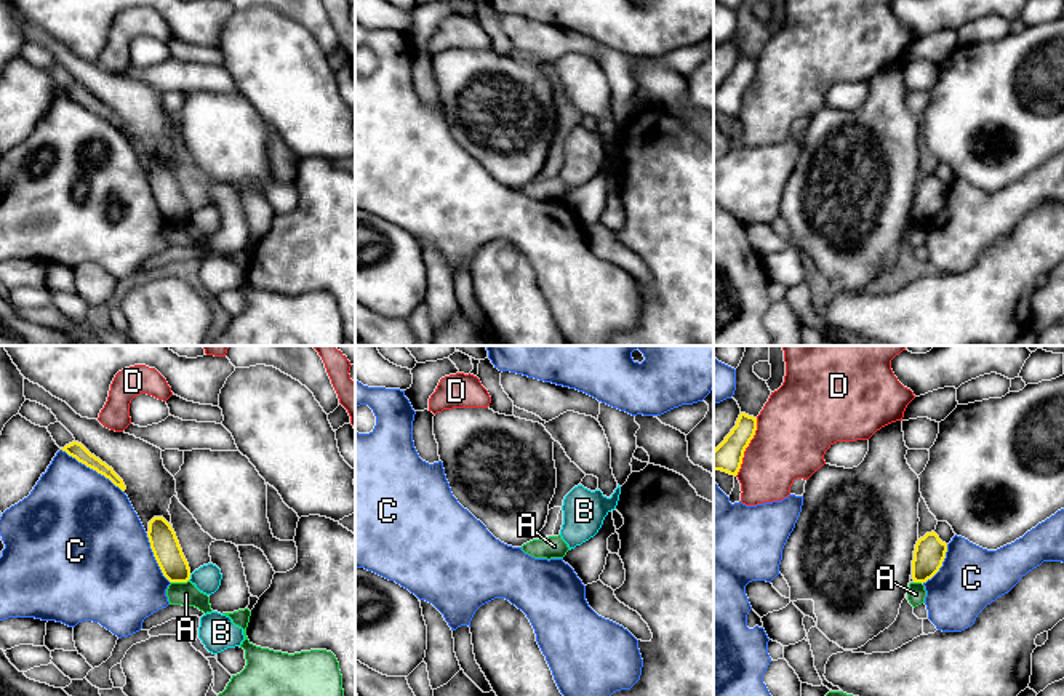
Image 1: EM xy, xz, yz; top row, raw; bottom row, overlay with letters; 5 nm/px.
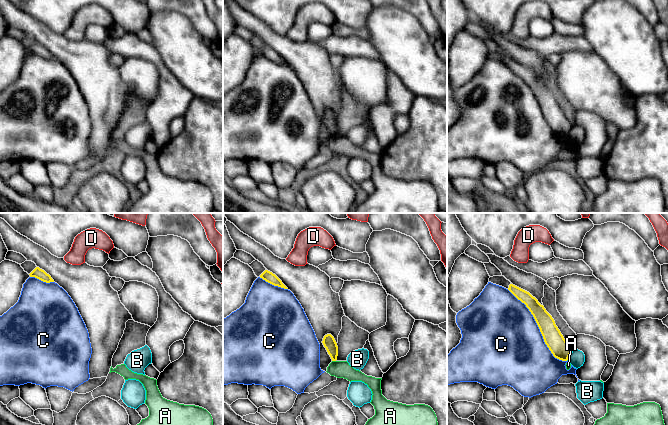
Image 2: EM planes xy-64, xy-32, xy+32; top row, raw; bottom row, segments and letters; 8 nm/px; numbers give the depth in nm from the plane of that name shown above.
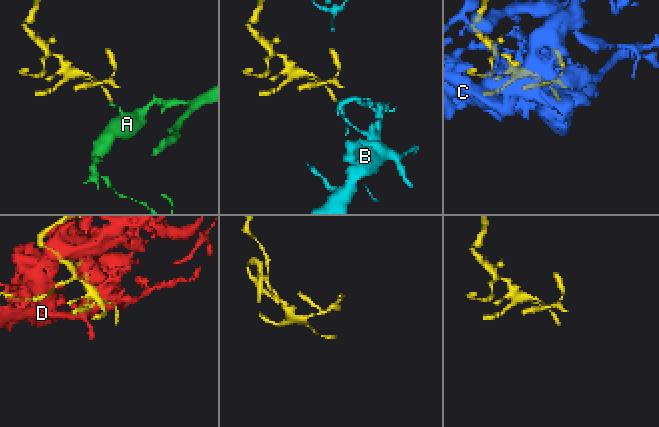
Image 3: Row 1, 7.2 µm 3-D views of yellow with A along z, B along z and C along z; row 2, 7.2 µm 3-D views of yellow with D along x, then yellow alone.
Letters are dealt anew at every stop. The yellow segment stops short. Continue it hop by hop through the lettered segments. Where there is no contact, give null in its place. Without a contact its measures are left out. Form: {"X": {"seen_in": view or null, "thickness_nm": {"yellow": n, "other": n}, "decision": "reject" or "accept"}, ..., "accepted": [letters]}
{"A": {"seen_in": "xy", "thickness_nm": {"yellow": 140, "other": 120}, "decision": "reject"}, "B": {"seen_in": "xy", "thickness_nm": {"yellow": 140, "other": 140}, "decision": "reject"}, "C": {"seen_in": "xy", "thickness_nm": {"yellow": 80, "other": 480}, "decision": "reject"}, "D": {"seen_in": "yz", "thickness_nm": {"yellow": 150, "other": 380}, "decision": "reject"}, "accepted": []}

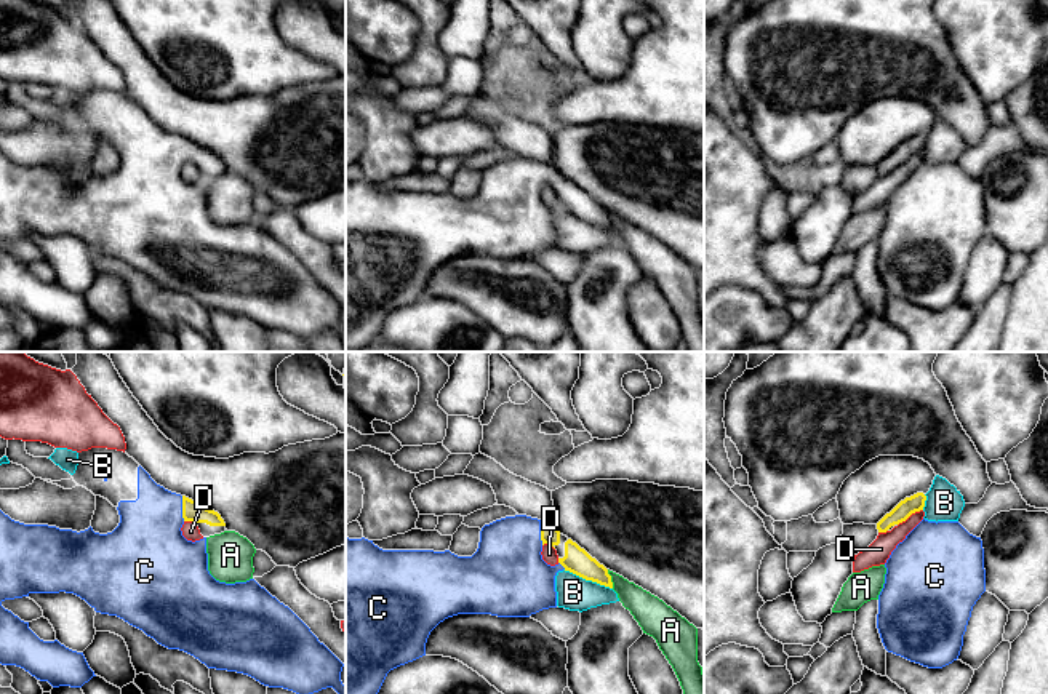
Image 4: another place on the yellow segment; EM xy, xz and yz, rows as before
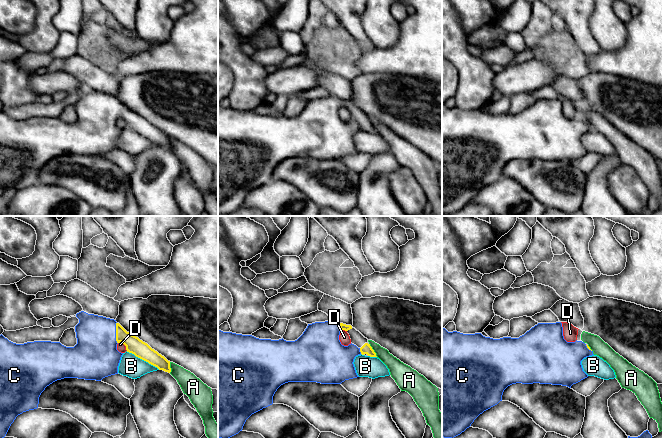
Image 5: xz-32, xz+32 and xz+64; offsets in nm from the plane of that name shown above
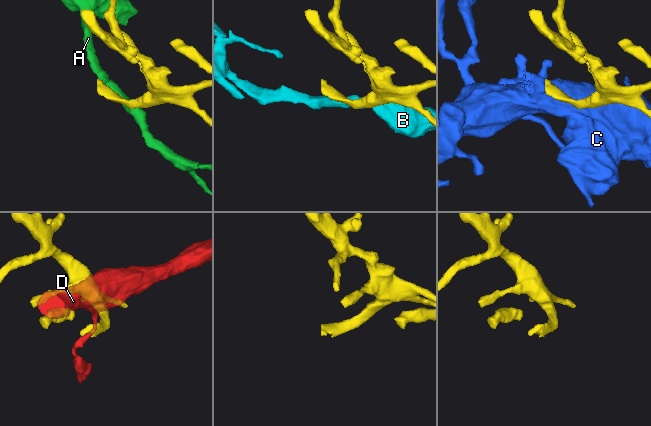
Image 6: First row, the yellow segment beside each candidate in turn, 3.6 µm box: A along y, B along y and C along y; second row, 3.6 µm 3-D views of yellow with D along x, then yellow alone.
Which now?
{"A": {"seen_in": "xz", "thickness_nm": {"yellow": 140, "other": 160}, "decision": "reject"}, "B": {"seen_in": "xz", "thickness_nm": {"yellow": 140, "other": 170}, "decision": "reject"}, "C": {"seen_in": "xy", "thickness_nm": {"yellow": 100, "other": 360}, "decision": "accept"}, "D": {"seen_in": "yz", "thickness_nm": {"yellow": 90, "other": 120}, "decision": "reject"}, "accepted": ["C"]}

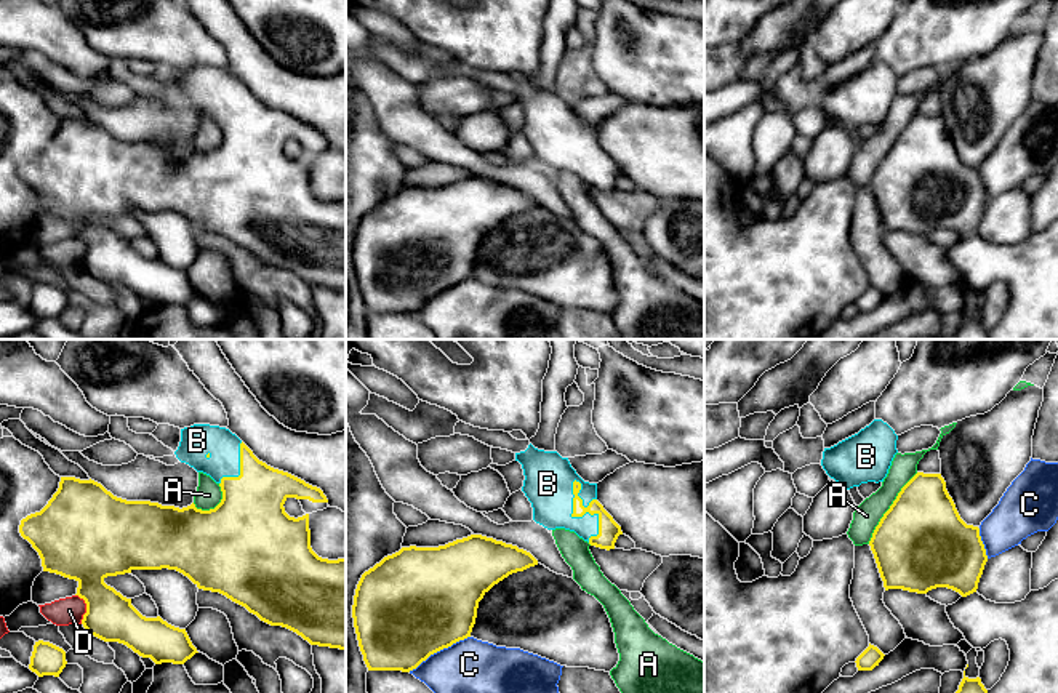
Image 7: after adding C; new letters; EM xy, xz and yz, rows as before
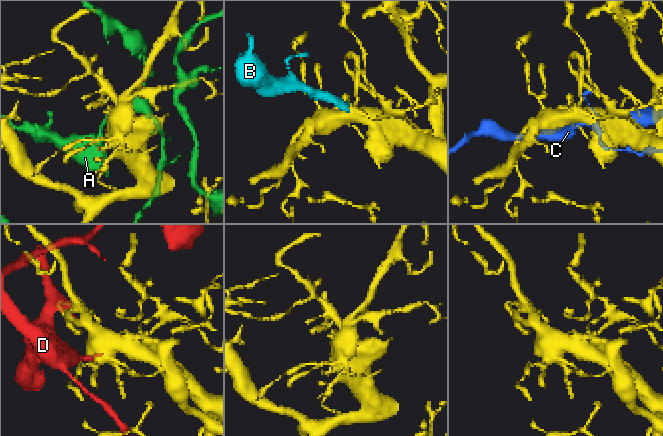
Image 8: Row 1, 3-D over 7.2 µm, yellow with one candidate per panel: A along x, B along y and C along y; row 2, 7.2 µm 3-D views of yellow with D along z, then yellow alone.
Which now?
{"A": {"seen_in": "yz", "thickness_nm": {"yellow": 480, "other": 140}, "decision": "reject"}, "B": {"seen_in": "xz", "thickness_nm": {"yellow": 110, "other": 240}, "decision": "accept"}, "C": {"seen_in": "xz", "thickness_nm": {"yellow": 500, "other": 420}, "decision": "reject"}, "D": {"seen_in": "xy", "thickness_nm": {"yellow": 240, "other": 140}, "decision": "reject"}, "accepted": ["B"]}

